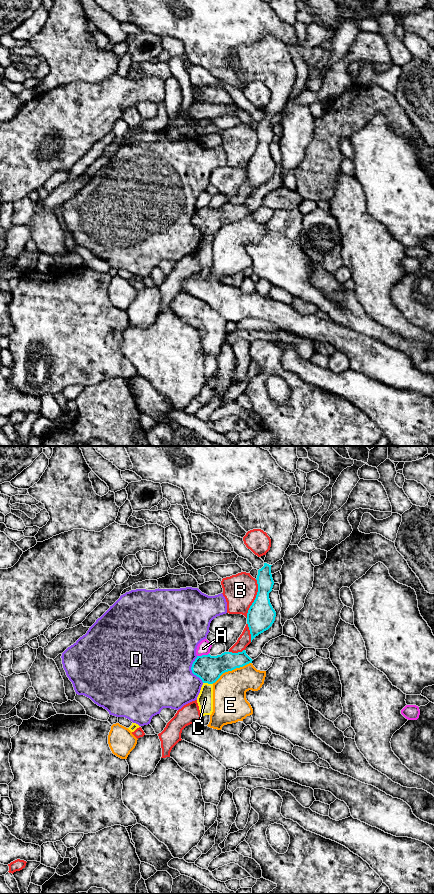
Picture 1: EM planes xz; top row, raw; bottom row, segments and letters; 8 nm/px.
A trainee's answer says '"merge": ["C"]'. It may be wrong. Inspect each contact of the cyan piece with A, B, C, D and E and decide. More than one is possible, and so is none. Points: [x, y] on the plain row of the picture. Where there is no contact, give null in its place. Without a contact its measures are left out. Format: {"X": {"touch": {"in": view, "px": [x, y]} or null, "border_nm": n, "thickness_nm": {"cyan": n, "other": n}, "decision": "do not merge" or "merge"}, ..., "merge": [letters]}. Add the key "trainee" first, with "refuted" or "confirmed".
{"trainee": "refuted", "A": {"touch": {"in": "xz", "px": [202, 207]}, "border_nm": 100, "thickness_nm": {"cyan": 220, "other": 110}, "decision": "do not merge"}, "B": {"touch": {"in": "xz", "px": [255, 150]}, "border_nm": 320, "thickness_nm": {"cyan": 220, "other": 260}, "decision": "do not merge"}, "C": {"touch": {"in": "xz", "px": [208, 235]}, "border_nm": 80, "thickness_nm": {"cyan": 220, "other": 130}, "decision": "do not merge"}, "D": {"touch": {"in": "xz", "px": [191, 221]}, "border_nm": 220, "thickness_nm": {"cyan": 220, "other": 500}, "decision": "do not merge"}, "E": {"touch": {"in": "xz", "px": [231, 222]}, "border_nm": 360, "thickness_nm": {"cyan": 220, "other": 280}, "decision": "do not merge"}, "merge": []}

